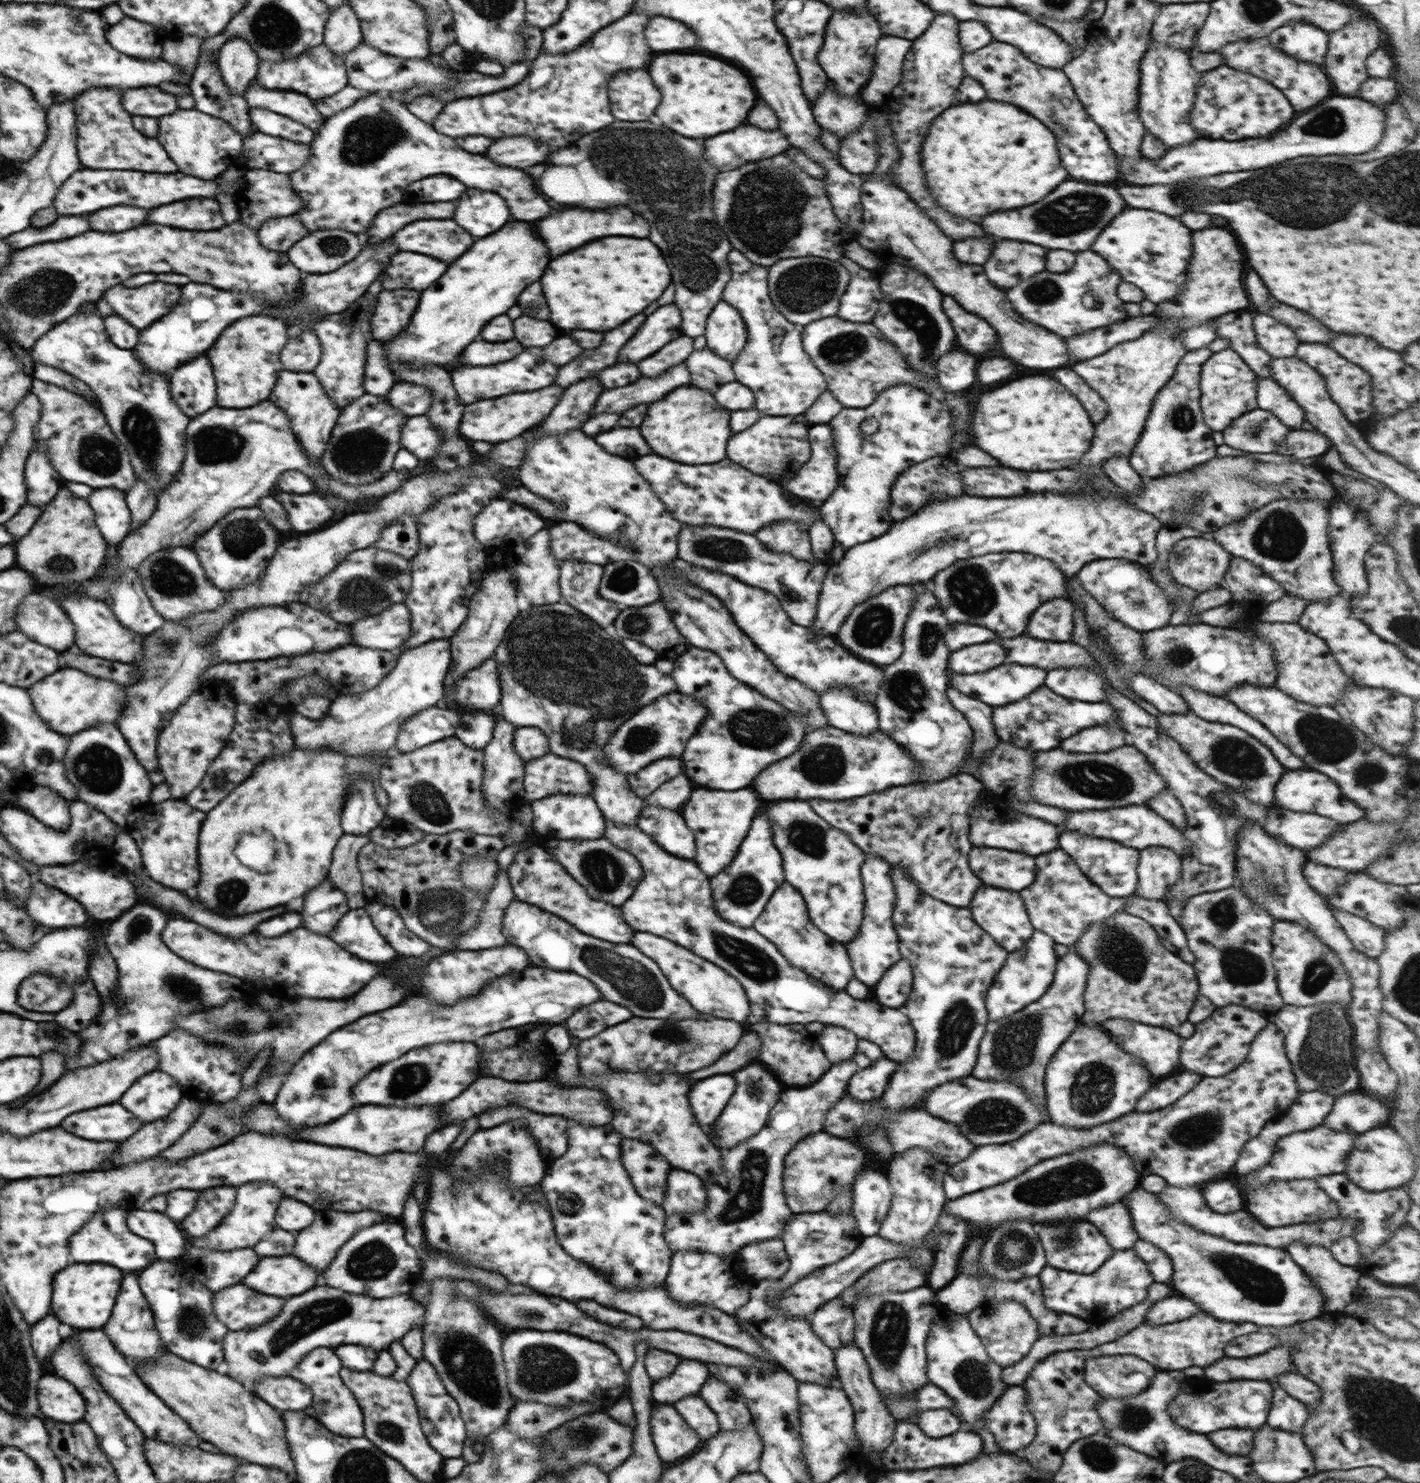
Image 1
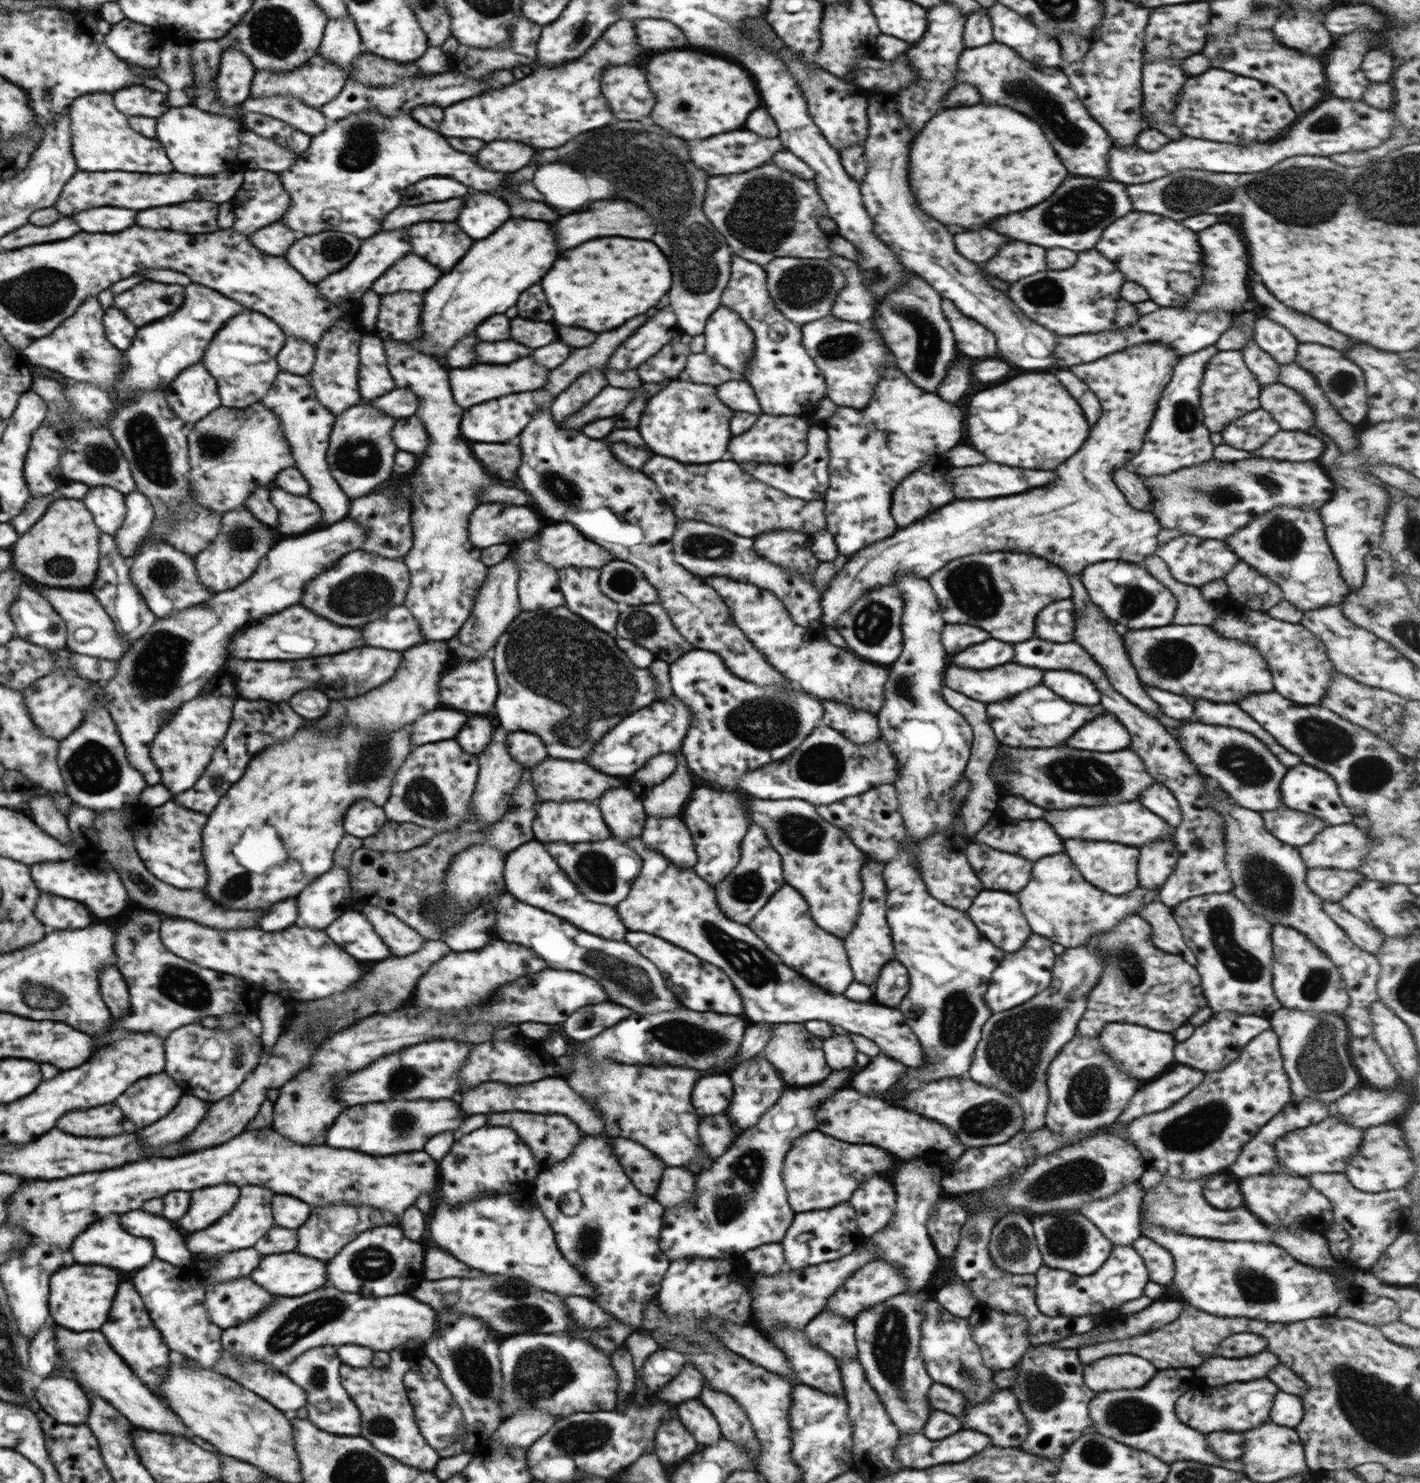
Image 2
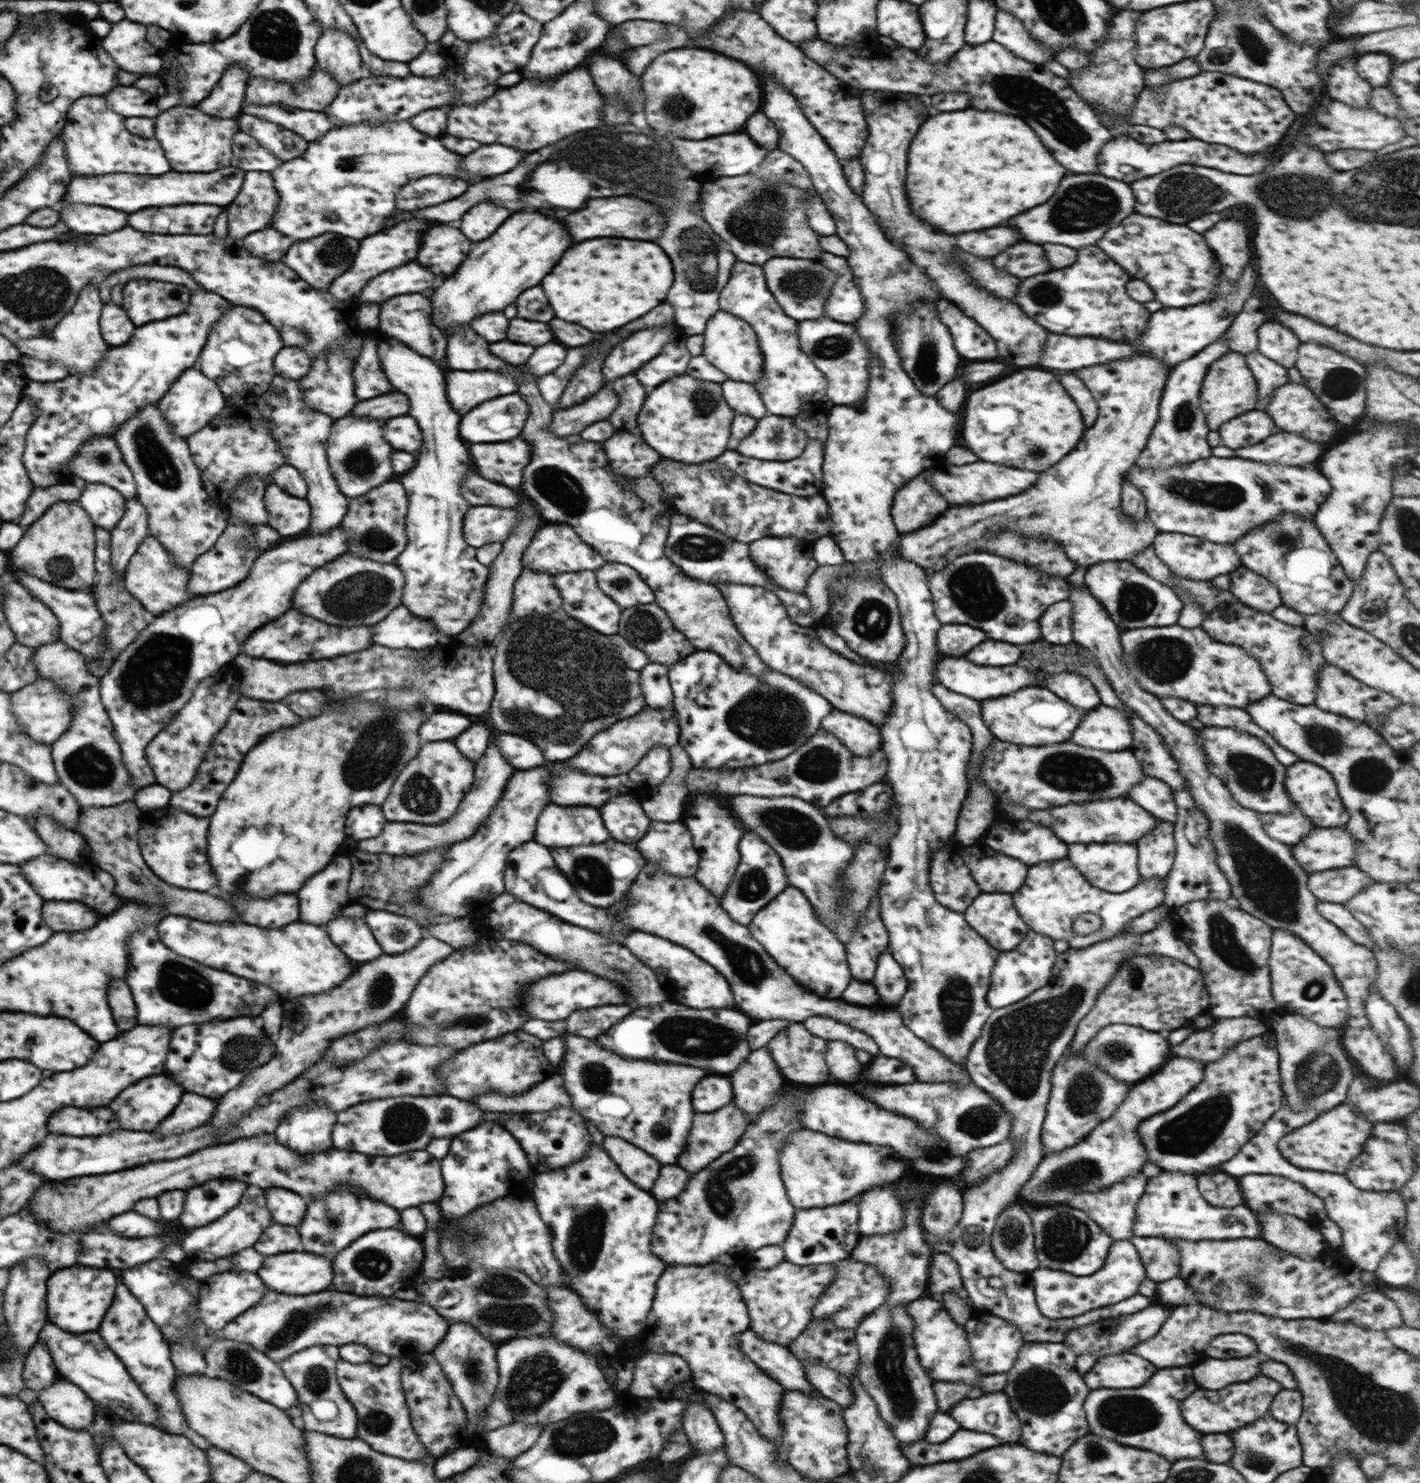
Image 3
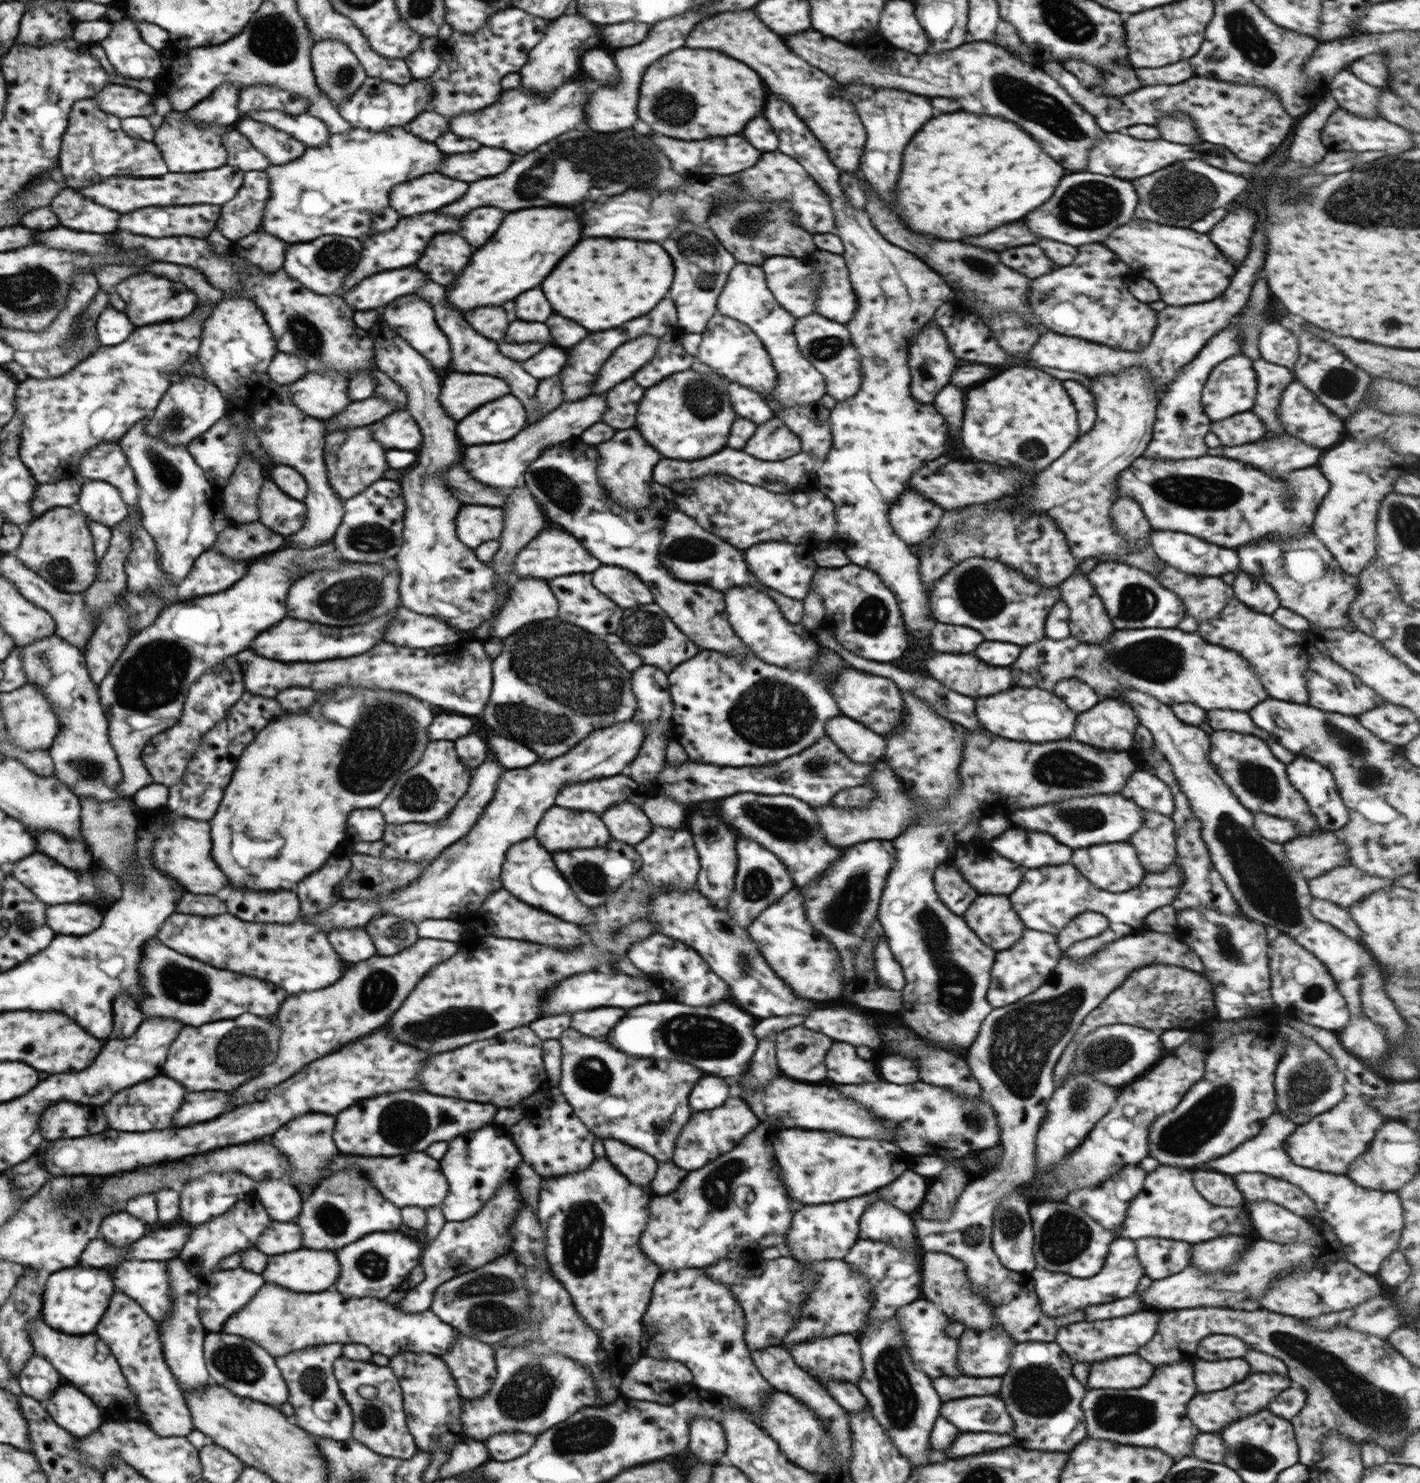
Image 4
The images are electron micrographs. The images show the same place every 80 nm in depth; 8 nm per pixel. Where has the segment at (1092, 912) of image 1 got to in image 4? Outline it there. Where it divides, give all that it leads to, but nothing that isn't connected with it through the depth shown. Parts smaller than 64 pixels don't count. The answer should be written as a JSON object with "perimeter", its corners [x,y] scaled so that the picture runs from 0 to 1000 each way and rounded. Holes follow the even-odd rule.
{"perimeter":[[[828,581],[818,588],[806,589],[804,595],[800,599],[796,599],[793,601],[775,600],[756,583],[749,583],[749,584],[724,587],[718,597],[709,605],[713,610],[715,610],[713,613],[717,616],[723,626],[739,628],[744,631],[757,618],[763,615],[773,615],[777,617],[781,624],[777,629],[754,637],[749,643],[753,647],[764,649],[765,645],[772,644],[775,639],[779,639],[782,635],[804,628],[806,620],[808,616],[815,612],[825,610],[832,595],[833,589]]]}

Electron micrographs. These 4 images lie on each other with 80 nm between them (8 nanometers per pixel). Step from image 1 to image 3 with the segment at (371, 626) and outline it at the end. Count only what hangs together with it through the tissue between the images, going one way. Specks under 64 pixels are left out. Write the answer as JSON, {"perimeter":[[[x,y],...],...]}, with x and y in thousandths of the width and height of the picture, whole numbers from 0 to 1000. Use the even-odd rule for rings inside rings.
{"perimeter":[[[285,408],[280,409],[268,419],[263,421],[263,434],[277,438],[313,436],[319,430],[312,428],[302,418],[291,415]]]}

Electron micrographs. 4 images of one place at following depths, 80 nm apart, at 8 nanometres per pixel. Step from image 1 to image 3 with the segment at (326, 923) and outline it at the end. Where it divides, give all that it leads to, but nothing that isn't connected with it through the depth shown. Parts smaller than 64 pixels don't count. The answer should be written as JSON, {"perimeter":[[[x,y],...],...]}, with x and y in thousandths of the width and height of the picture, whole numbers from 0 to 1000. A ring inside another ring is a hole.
{"perimeter":[[[242,576],[242,577],[237,577],[234,580],[234,583],[231,583],[231,585],[228,585],[227,588],[223,588],[218,593],[215,593],[213,599],[210,600],[210,606],[211,606],[211,620],[228,625],[230,622],[237,620],[237,616],[248,608],[245,604],[247,587],[247,580],[244,576]]]}

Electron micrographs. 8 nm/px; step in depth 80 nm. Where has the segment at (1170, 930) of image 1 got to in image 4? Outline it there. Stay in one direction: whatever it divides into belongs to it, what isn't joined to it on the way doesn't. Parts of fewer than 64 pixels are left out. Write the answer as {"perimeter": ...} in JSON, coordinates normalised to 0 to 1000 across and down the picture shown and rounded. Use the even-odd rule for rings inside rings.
{"perimeter":[[[804,627],[803,629],[788,633],[782,635],[779,639],[775,639],[775,641],[769,645],[765,645],[764,649],[757,649],[753,647],[751,643],[746,646],[744,652],[741,655],[741,660],[734,664],[730,669],[715,675],[714,677],[709,677],[706,680],[699,680],[697,684],[692,688],[687,701],[682,705],[682,719],[685,726],[690,730],[692,735],[692,742],[694,742],[701,751],[703,758],[705,762],[705,773],[707,773],[707,780],[704,785],[693,792],[692,794],[685,795],[676,808],[673,808],[673,814],[670,816],[669,821],[666,824],[659,824],[659,823],[651,823],[649,816],[644,816],[641,818],[644,827],[645,837],[649,842],[654,844],[664,844],[673,847],[681,854],[681,860],[685,865],[685,870],[690,873],[693,877],[699,881],[702,887],[703,892],[706,896],[717,906],[720,905],[742,905],[742,901],[745,895],[752,894],[755,891],[770,891],[770,890],[780,890],[780,889],[787,889],[787,887],[794,887],[803,883],[803,877],[800,874],[786,877],[782,879],[773,879],[773,881],[765,881],[765,883],[759,883],[751,887],[739,889],[732,882],[733,878],[728,869],[727,863],[724,864],[724,860],[722,858],[717,858],[708,855],[700,844],[698,832],[700,829],[700,817],[701,813],[714,804],[715,801],[723,802],[728,797],[730,792],[730,765],[734,755],[737,750],[737,744],[739,740],[742,738],[744,730],[742,721],[745,714],[750,709],[750,707],[756,701],[758,695],[761,693],[762,688],[772,679],[776,677],[776,675],[786,668],[794,659],[798,654],[809,650],[821,650],[823,651],[831,651],[837,654],[846,656],[848,654],[847,649],[839,641],[839,639],[831,633],[827,628],[813,628]]]}

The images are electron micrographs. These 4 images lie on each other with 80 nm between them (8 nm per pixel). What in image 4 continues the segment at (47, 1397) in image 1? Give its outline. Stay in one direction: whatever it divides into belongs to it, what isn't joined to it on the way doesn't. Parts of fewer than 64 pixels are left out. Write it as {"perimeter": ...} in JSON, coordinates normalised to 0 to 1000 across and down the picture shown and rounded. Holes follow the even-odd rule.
{"perimeter":[[[47,932],[39,937],[31,949],[45,964],[55,970],[65,968],[73,960],[73,949]]]}

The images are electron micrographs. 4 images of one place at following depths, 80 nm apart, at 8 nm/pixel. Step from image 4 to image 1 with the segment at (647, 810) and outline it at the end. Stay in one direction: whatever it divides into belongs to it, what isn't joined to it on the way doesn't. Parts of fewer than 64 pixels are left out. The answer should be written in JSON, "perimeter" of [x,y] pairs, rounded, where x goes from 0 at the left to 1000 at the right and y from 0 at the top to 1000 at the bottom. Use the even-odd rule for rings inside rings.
{"perimeter":[[[480,521],[465,529],[454,539],[454,542],[473,547],[480,547],[485,537],[487,535],[486,525]]]}

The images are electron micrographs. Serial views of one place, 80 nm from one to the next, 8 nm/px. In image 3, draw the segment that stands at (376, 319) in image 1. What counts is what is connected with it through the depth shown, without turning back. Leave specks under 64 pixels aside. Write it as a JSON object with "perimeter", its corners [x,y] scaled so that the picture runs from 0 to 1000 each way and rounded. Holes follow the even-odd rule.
{"perimeter":[[[283,198],[271,202],[268,205],[266,224],[272,225],[275,228],[283,229],[289,235],[292,235],[297,240],[304,240],[304,243],[310,244],[314,240],[314,228],[304,217],[304,205],[297,198]]]}

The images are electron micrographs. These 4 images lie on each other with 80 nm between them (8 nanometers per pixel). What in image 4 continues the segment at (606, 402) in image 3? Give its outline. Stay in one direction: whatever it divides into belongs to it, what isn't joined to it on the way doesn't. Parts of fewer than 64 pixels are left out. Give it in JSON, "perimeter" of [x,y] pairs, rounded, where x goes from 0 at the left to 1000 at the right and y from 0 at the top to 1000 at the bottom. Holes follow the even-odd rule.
{"perimeter":[[[414,267],[408,271],[397,271],[390,278],[385,279],[382,283],[372,289],[369,289],[365,294],[354,299],[341,299],[341,301],[330,301],[327,303],[325,316],[334,324],[354,330],[358,330],[368,326],[368,321],[373,317],[373,312],[377,310],[382,303],[397,299],[410,293],[415,287],[423,283],[423,279],[427,278],[425,267]]]}

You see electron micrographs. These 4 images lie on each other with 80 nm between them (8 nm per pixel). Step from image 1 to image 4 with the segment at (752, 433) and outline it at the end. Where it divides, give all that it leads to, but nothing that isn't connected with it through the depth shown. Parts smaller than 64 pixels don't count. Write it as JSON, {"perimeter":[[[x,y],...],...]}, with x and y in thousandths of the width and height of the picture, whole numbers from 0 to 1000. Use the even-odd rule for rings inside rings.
{"perimeter":[[[545,280],[539,286],[533,287],[532,293],[524,301],[524,305],[534,310],[552,310],[564,303],[564,297]]]}

